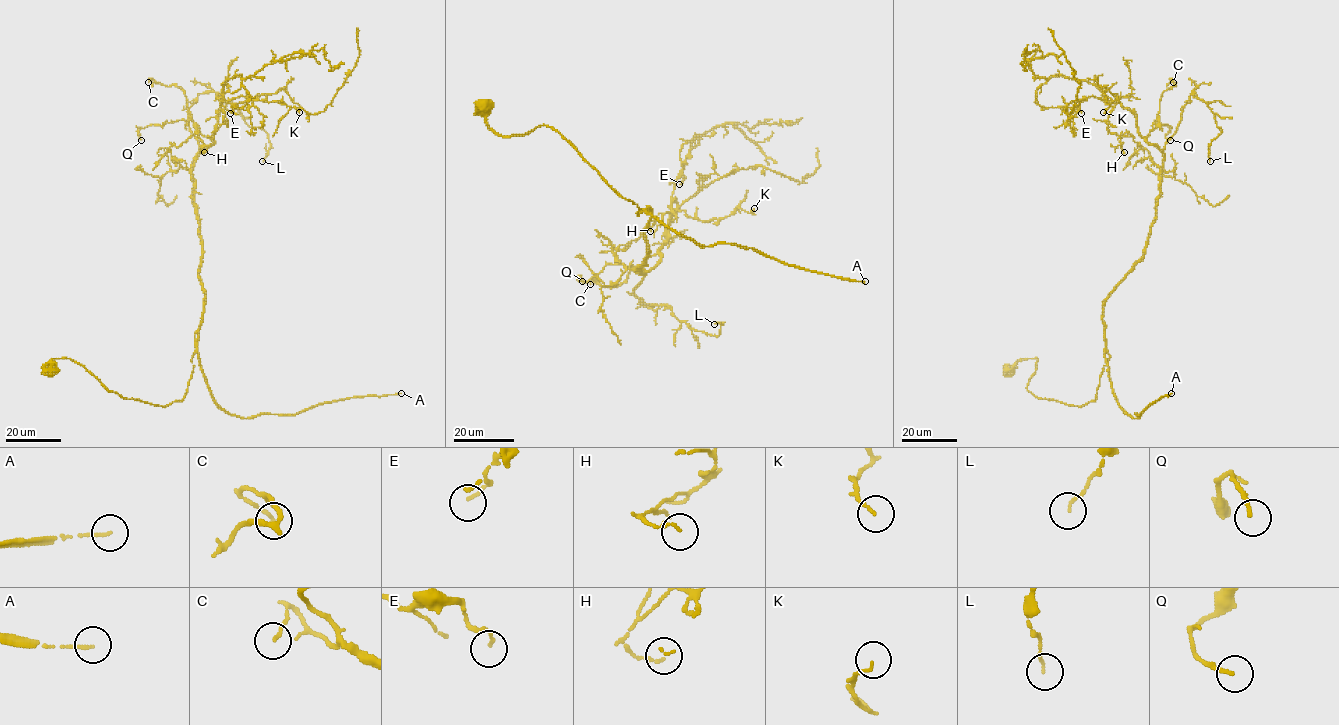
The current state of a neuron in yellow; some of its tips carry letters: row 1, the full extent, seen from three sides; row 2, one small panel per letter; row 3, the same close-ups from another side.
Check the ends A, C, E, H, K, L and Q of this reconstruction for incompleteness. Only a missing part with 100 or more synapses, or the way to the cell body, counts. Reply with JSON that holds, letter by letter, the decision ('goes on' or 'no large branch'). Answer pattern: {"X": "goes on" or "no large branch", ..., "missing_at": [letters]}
{"A": "goes on", "C": "no large branch", "E": "no large branch", "H": "no large branch", "K": "no large branch", "L": "no large branch", "Q": "no large branch", "missing_at": ["A"]}

